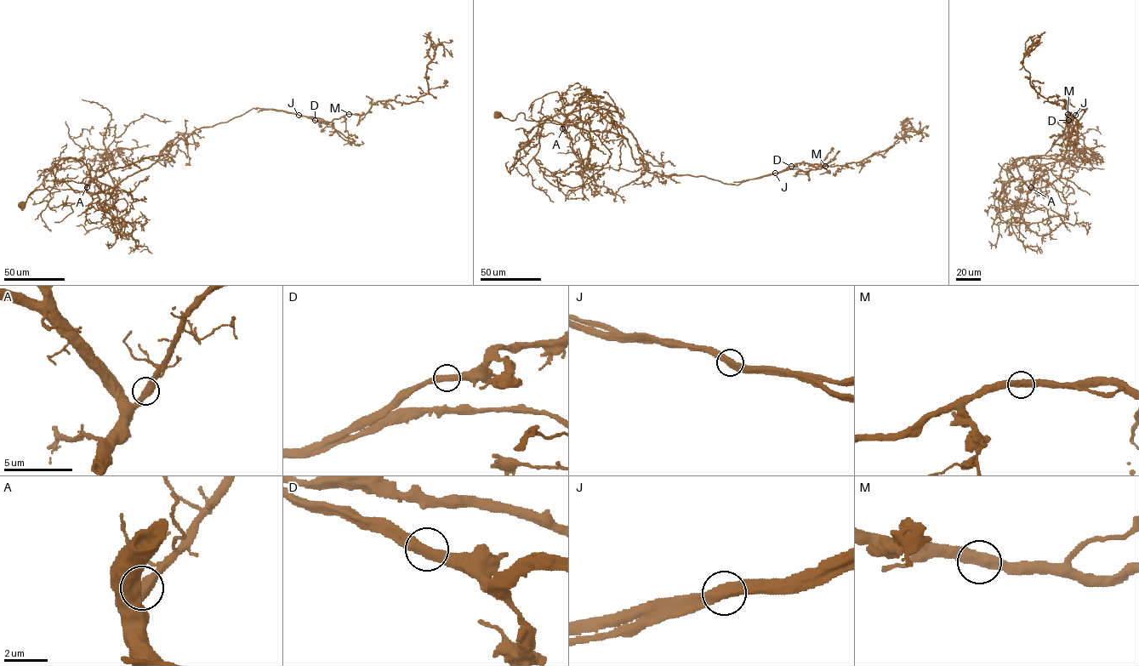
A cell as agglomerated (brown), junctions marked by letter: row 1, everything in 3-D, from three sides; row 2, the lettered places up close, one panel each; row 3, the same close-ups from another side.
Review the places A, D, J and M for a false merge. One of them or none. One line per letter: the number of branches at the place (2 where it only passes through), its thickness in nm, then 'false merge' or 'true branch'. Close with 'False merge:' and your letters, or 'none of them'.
A: 2 | 460 nm | true branch
D: 2 | 460 nm | true branch
J: 2 | 480 nm | false merge
M: 2 | 480 nm | true branch
False merge: J

